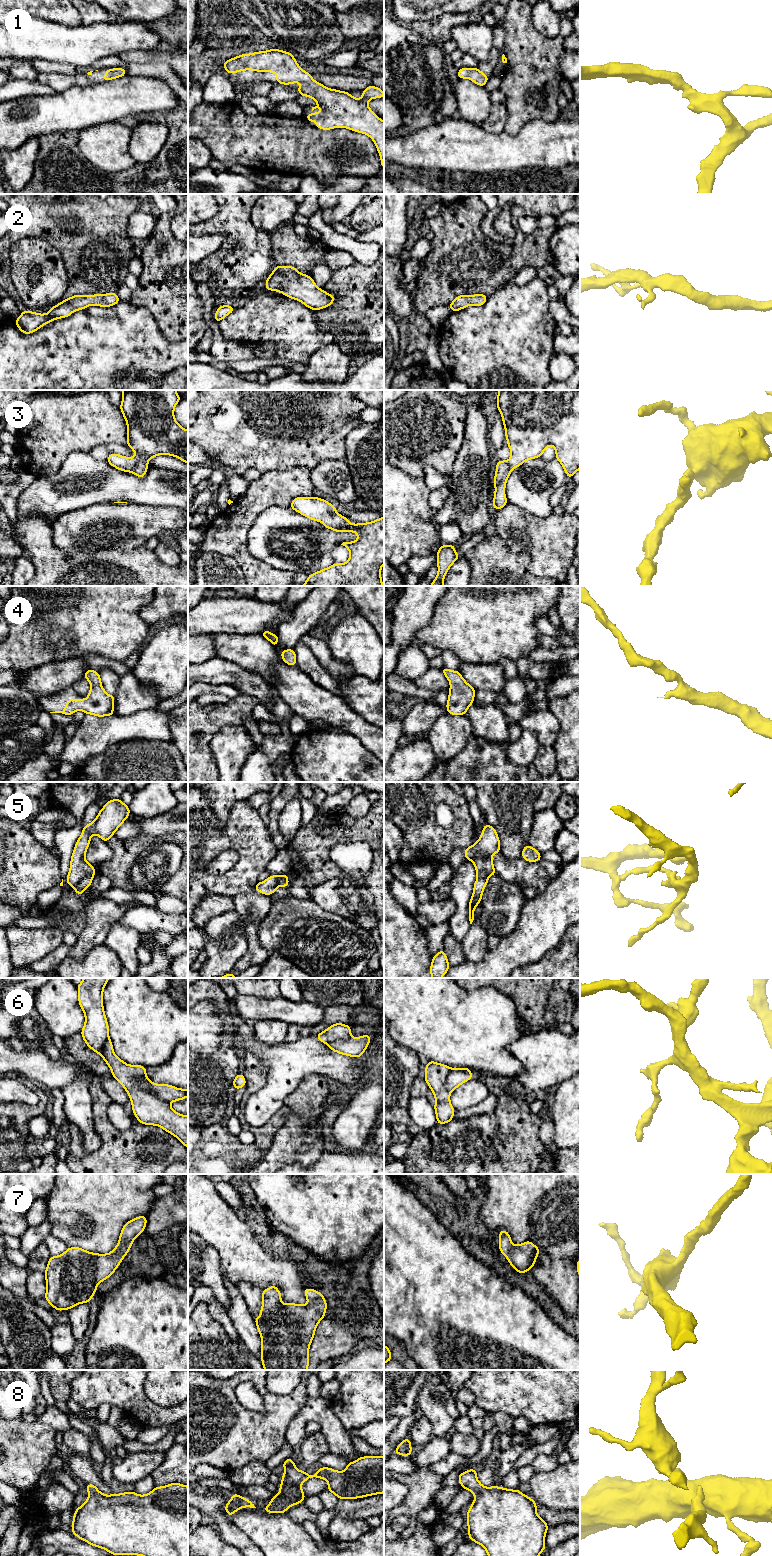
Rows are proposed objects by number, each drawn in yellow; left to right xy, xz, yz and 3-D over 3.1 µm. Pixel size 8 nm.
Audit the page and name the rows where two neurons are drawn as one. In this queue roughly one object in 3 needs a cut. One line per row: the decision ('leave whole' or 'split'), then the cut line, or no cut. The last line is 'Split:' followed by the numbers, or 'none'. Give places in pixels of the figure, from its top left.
1: leave whole | no cut
2: leave whole | no cut
3: leave whole | no cut
4: leave whole | no cut
5: split | xy (92, 876), (84, 876), (72, 886)
6: split | xy (138, 1078), (138, 1084), (142, 1088), (169, 1103)
7: leave whole | no cut
8: leave whole | no cut
Split: 5, 6

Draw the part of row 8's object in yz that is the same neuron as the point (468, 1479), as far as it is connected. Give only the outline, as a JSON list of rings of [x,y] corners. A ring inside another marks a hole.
[[[475,1468],[462,1472],[458,1480],[463,1489],[475,1495],[467,1512],[467,1533],[471,1541],[482,1545],[488,1556],[540,1556],[546,1548],[545,1535],[549,1526],[538,1516],[533,1499],[518,1489],[484,1487],[477,1479]]]

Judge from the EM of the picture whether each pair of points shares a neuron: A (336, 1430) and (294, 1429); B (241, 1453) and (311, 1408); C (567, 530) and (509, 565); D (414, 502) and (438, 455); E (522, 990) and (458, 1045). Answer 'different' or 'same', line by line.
A: same
B: different
C: different
D: different
E: different

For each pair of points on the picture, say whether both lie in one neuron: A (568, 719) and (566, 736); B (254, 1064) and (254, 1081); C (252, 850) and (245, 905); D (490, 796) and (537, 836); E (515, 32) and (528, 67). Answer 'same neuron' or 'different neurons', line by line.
A: same neuron
B: same neuron
C: different neurons
D: different neurons
E: same neuron

